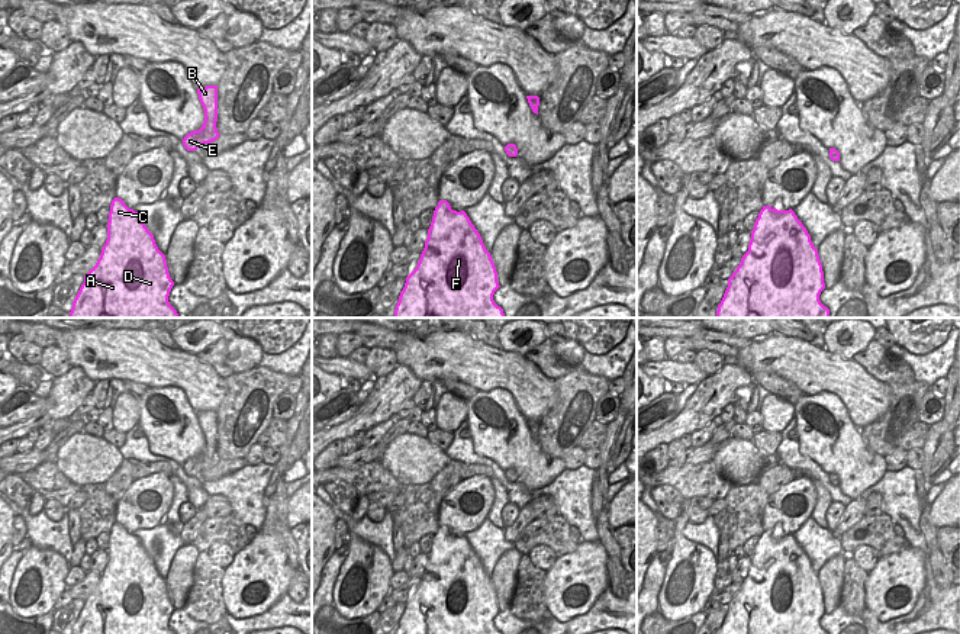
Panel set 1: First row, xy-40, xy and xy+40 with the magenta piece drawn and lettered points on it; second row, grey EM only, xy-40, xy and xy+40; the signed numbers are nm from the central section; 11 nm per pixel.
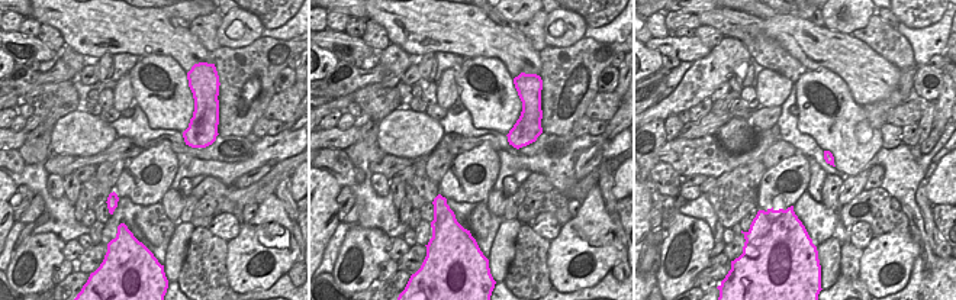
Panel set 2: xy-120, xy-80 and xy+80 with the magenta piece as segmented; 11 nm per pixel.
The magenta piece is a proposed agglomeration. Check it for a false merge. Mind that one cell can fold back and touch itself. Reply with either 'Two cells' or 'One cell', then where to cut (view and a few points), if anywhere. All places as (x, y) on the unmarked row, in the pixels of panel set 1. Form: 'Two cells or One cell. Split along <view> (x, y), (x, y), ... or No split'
One cell. No split.

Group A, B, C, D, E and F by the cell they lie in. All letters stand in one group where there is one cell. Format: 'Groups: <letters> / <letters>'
Groups: A B C D E F.

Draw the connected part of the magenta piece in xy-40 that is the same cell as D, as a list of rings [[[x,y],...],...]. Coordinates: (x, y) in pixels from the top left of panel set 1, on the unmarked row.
[[[115,522],[106,569],[71,634],[174,634],[168,627],[173,611],[154,560],[138,537]]]

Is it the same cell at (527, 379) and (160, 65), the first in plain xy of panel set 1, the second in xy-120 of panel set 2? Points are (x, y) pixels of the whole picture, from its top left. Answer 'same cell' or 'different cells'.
different cells

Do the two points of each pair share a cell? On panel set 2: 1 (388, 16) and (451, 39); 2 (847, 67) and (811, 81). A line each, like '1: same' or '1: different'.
1: same
2: different

